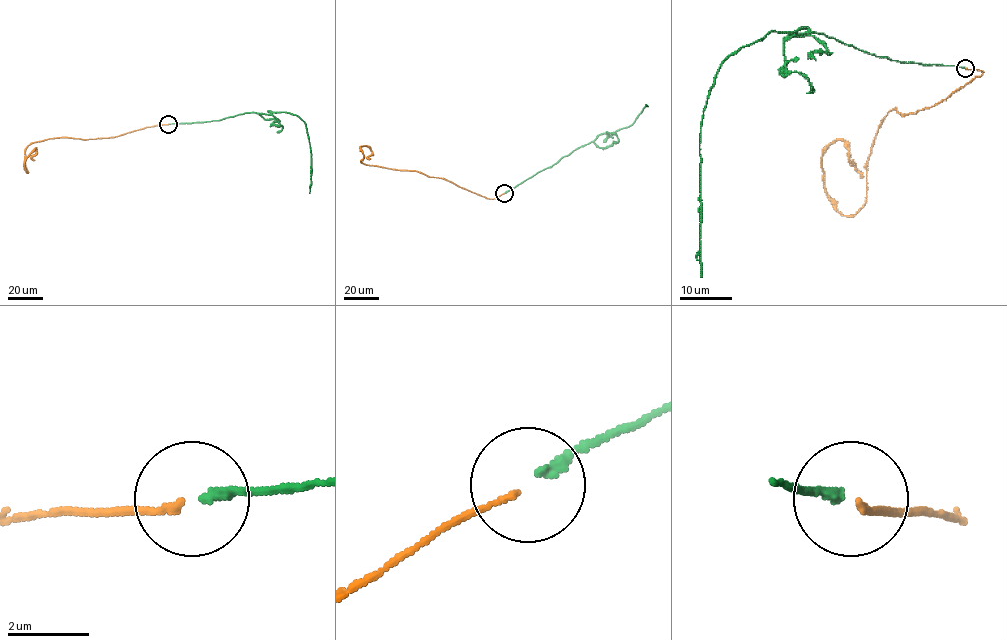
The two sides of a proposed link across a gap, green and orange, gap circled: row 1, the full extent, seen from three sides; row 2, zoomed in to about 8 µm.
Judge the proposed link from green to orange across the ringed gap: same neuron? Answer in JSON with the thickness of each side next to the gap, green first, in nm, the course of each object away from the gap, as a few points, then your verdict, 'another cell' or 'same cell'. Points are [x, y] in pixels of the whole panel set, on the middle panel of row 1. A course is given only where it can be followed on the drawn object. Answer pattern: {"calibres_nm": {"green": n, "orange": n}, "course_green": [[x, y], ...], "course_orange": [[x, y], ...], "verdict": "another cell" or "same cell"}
{"calibres_nm": {"green": 200, "orange": 140}, "course_green": [[505, 193], [599, 135], [607, 134], [604, 141], [617, 131], [628, 127], [645, 106]], "course_orange": [[504, 193], [488, 199], [442, 178], [364, 164], [360, 147], [367, 146], [370, 158]], "verdict": "same cell"}

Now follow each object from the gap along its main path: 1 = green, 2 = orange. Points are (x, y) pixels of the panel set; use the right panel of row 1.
1: (964, 68), (875, 56), (823, 34), (784, 38), (806, 27), (740, 47), (721, 64), (703, 111), (702, 277)
2: (966, 68), (983, 73), (946, 99), (888, 111), (856, 213), (824, 189), (822, 153), (844, 142), (860, 178)

